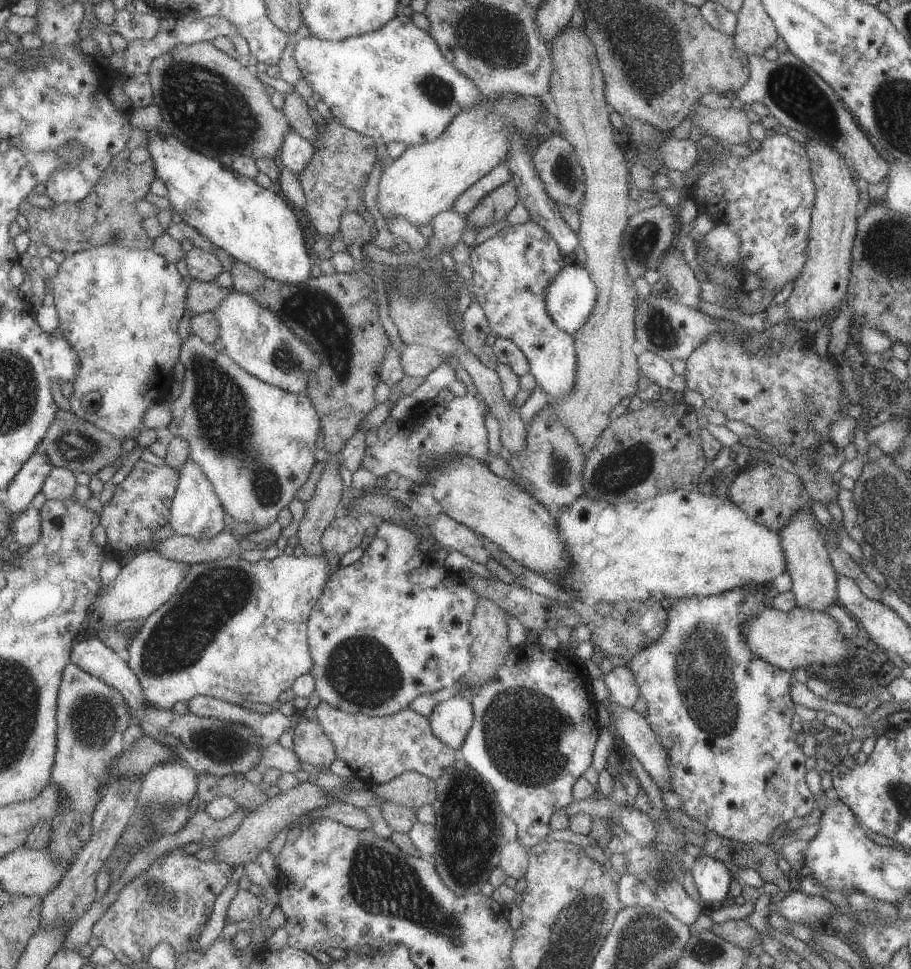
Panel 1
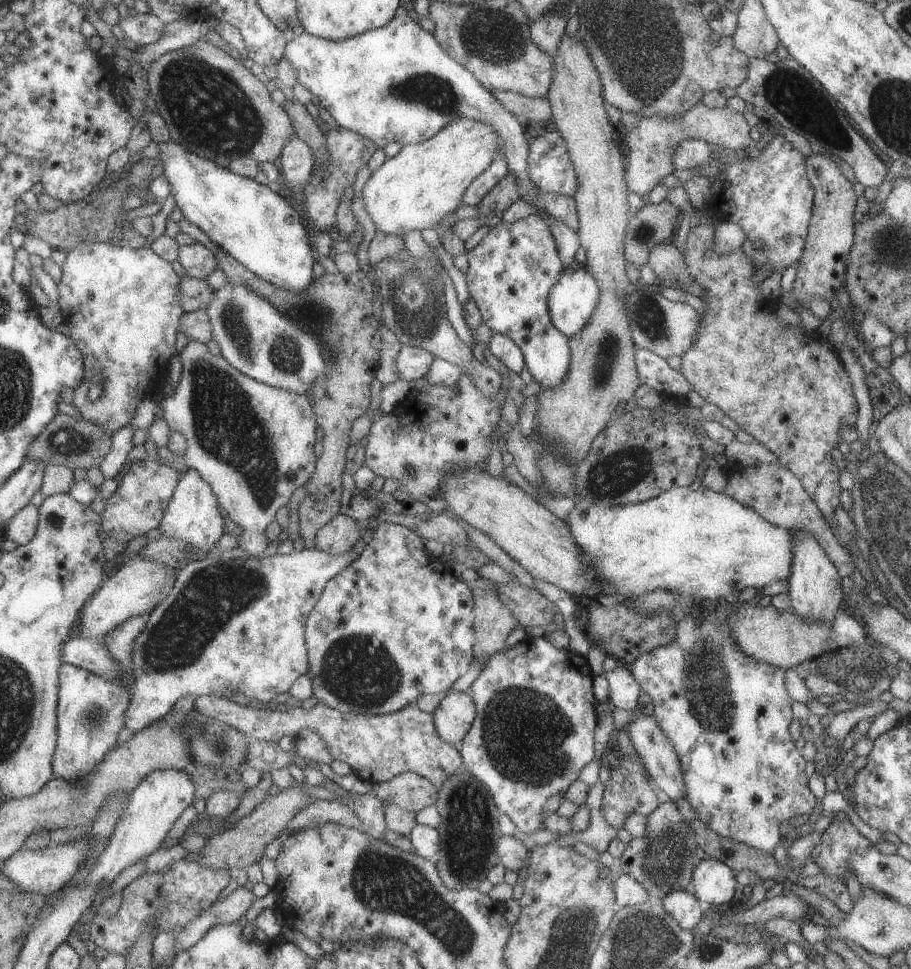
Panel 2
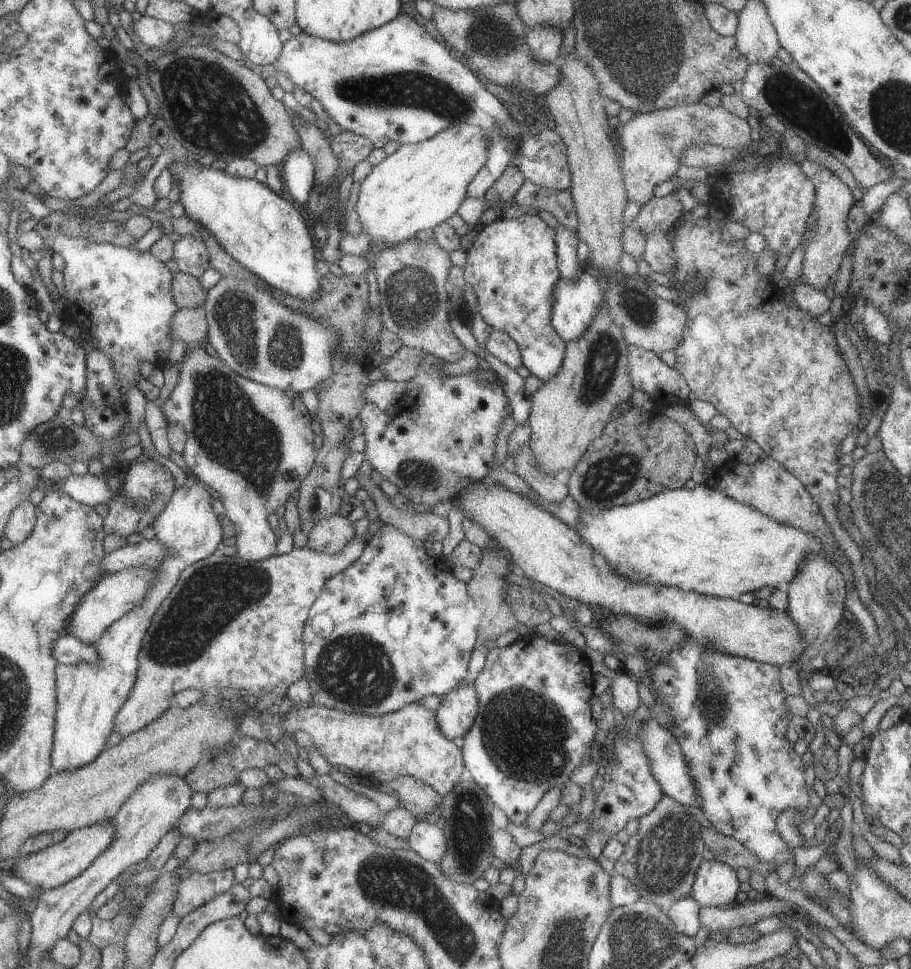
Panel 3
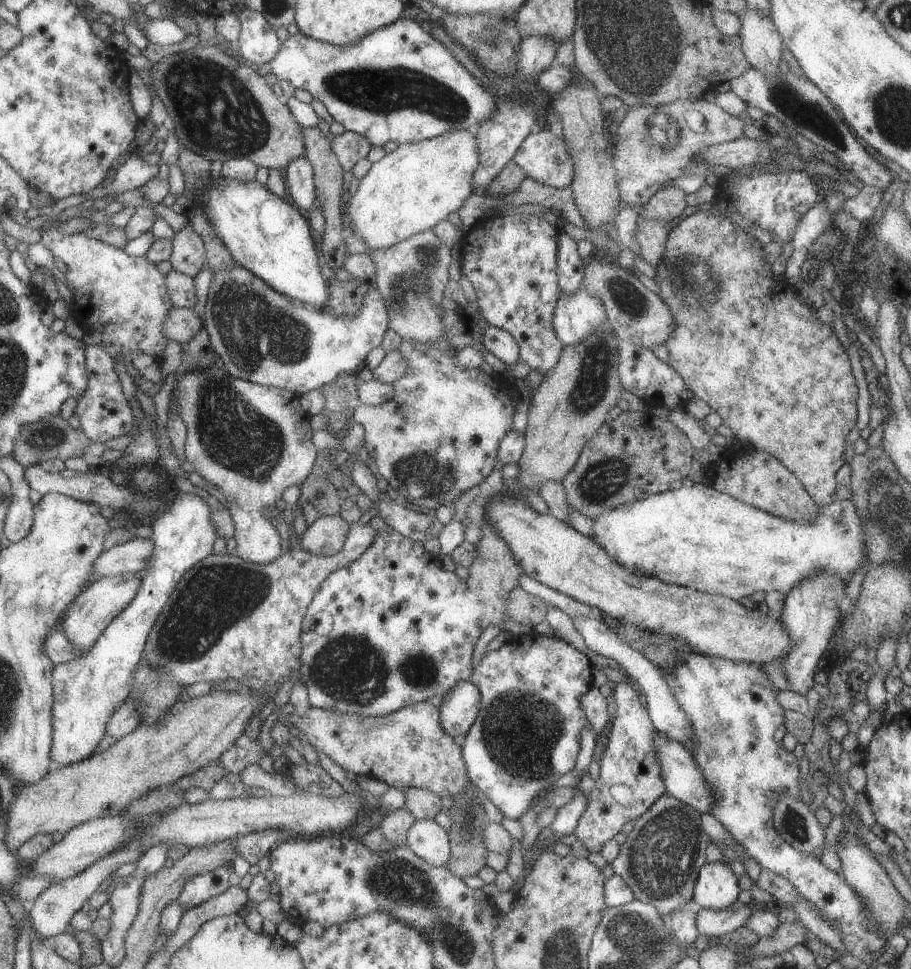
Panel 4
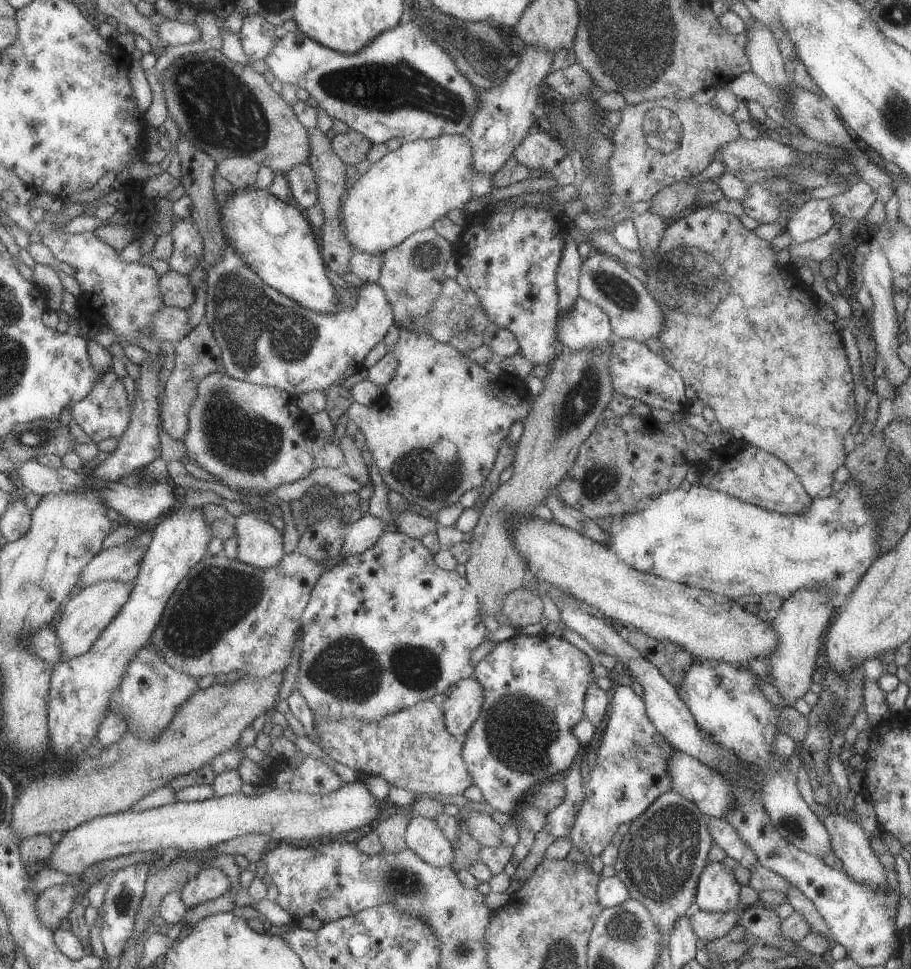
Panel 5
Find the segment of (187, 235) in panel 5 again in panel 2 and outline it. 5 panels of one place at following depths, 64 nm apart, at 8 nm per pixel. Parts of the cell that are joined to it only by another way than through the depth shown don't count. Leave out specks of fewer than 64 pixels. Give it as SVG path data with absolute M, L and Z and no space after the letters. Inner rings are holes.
M197 242L188 246L179 246L177 261L185 270L186 276L200 280L204 280L208 274L218 268L214 254Z

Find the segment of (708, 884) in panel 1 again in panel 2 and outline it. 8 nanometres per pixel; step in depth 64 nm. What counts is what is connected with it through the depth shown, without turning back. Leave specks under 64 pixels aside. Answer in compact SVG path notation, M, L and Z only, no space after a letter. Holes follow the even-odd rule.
M711 858L699 861L693 868L692 882L694 898L701 905L707 907L734 903L734 890L738 887L736 874L725 864Z

